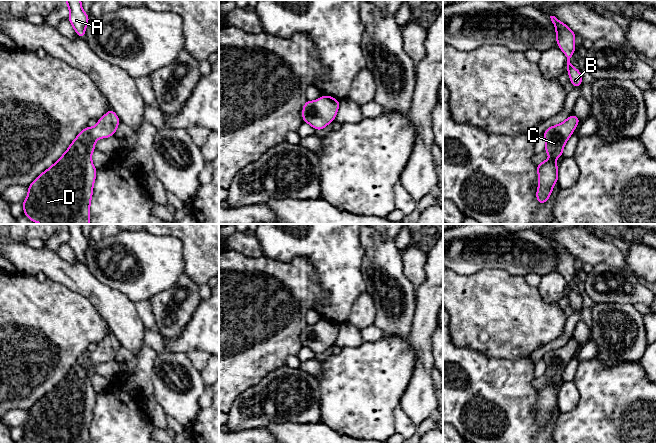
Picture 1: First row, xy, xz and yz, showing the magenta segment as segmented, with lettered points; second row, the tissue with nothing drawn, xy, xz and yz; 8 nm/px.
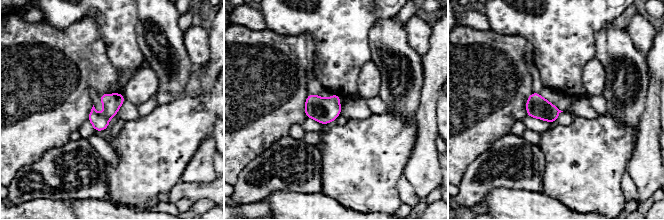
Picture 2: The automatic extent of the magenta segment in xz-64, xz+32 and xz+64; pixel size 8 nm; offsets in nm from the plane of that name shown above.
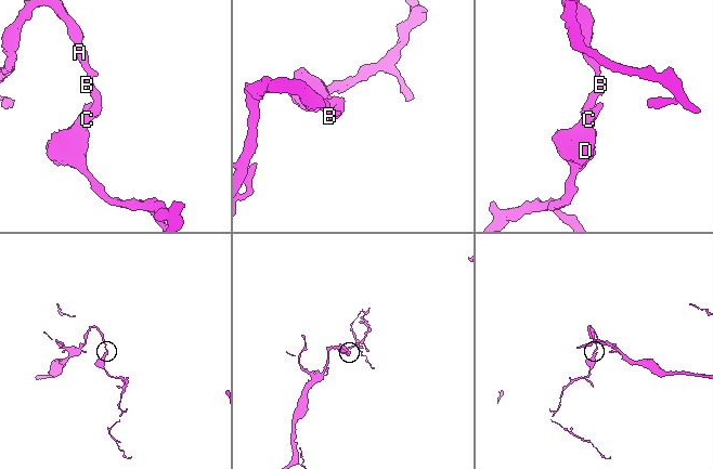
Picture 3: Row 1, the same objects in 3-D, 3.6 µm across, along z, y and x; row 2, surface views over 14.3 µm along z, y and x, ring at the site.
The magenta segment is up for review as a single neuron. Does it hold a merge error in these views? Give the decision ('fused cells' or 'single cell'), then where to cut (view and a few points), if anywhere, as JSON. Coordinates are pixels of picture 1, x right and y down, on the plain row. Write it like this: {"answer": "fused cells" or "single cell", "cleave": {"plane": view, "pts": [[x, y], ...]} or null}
{"answer": "single cell", "cleave": null}

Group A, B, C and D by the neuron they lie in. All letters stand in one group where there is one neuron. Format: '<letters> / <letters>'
A B C D

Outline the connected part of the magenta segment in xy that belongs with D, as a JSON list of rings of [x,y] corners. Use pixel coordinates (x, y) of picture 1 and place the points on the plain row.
[[[110,332],[94,352],[84,352],[66,376],[28,410],[23,437],[29,443],[90,443],[97,396],[91,378],[95,365],[114,360],[119,348]]]

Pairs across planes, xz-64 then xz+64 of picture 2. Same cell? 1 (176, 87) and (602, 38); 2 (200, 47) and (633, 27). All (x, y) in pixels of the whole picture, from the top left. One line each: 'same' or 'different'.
1: same
2: same

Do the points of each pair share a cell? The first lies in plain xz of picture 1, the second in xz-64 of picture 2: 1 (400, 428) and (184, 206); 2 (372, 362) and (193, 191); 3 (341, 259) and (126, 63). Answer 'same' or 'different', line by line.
1: same
2: different
3: same

